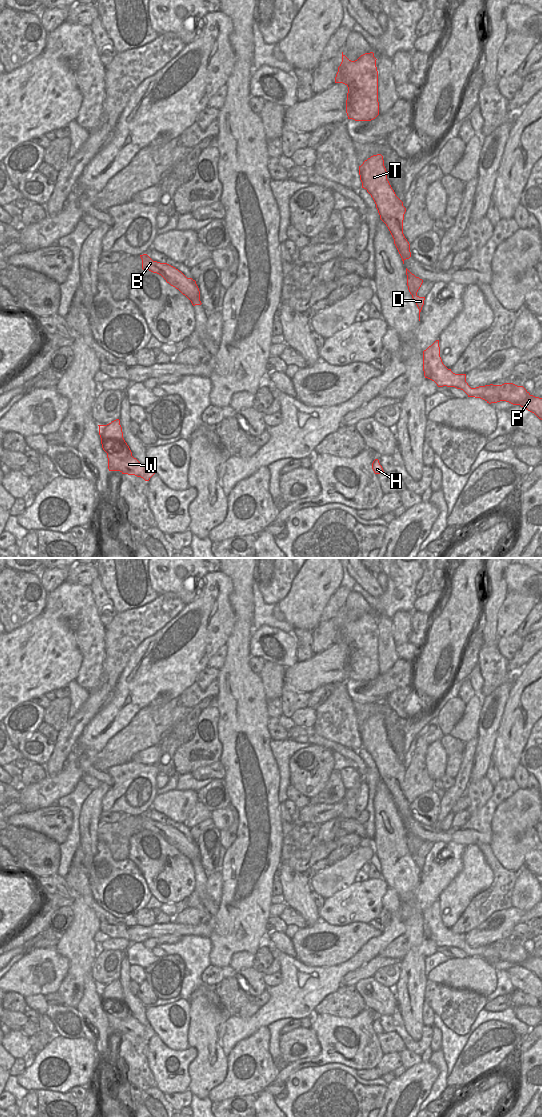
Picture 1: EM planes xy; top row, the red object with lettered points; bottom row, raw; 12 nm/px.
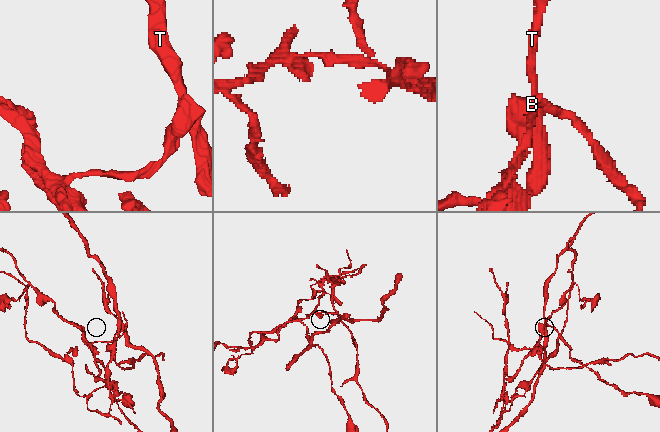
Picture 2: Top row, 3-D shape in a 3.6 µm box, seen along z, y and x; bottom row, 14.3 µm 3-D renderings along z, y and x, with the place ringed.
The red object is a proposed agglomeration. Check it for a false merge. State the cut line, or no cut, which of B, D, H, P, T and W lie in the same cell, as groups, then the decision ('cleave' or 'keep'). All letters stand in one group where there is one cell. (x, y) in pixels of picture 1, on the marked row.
xy (408, 285), (411, 294) | B H W / D P T | cleave

